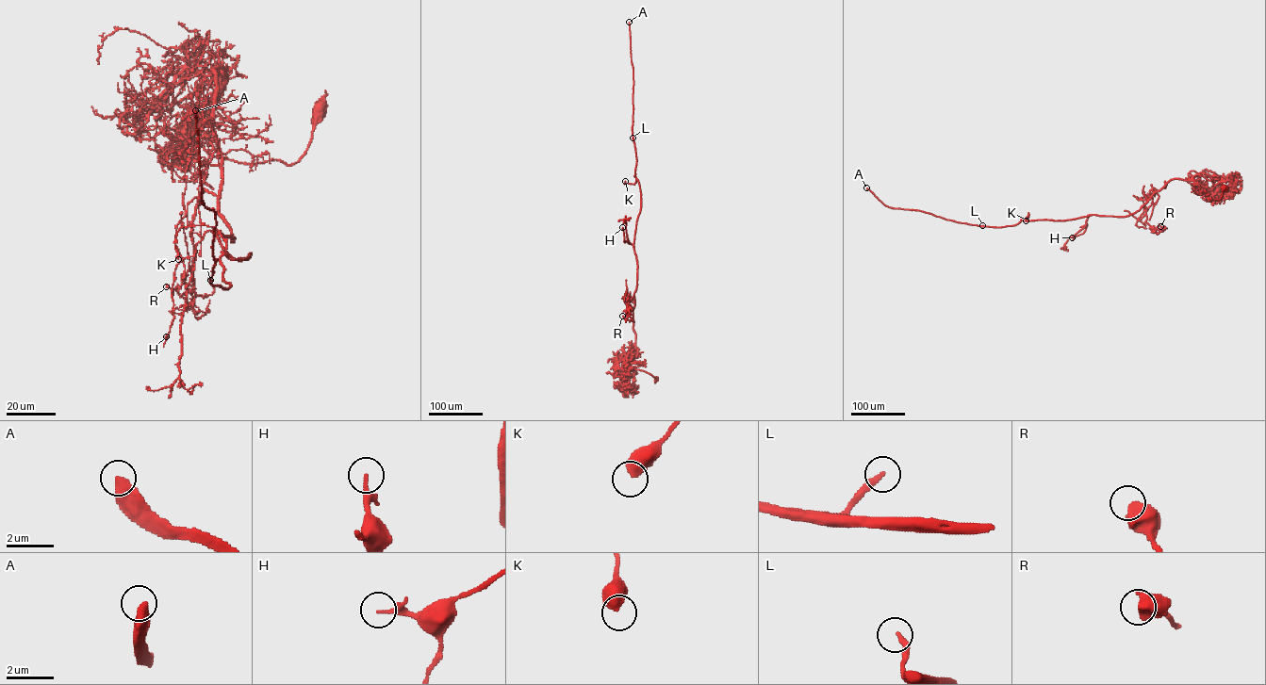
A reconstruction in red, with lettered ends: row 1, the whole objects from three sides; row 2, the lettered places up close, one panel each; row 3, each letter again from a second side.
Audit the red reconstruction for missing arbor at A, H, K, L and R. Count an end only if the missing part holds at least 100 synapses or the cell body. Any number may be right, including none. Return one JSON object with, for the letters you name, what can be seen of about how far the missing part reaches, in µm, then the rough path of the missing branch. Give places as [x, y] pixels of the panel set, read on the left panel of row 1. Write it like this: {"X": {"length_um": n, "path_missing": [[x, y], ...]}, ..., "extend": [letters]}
{"A": {"length_um": 350}, "L": {"length_um": 110, "path_missing": [[210, 280], [198, 278], [170, 299], [167, 294], [172, 339], [164, 363], [183, 372]]}, "extend": ["A", "L"]}

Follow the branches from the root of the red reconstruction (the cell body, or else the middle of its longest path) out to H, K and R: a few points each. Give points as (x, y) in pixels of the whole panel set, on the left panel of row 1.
H: (319, 109), (293, 163), (212, 156), (193, 123), (214, 71), (234, 239), (177, 265), (166, 336)
K: (319, 109), (293, 163), (212, 156), (193, 123), (214, 71), (216, 235), (250, 256), (199, 225), (178, 259)
R: (319, 109), (293, 163), (212, 156), (193, 123), (214, 71), (221, 189), (192, 219), (192, 301), (166, 286)

